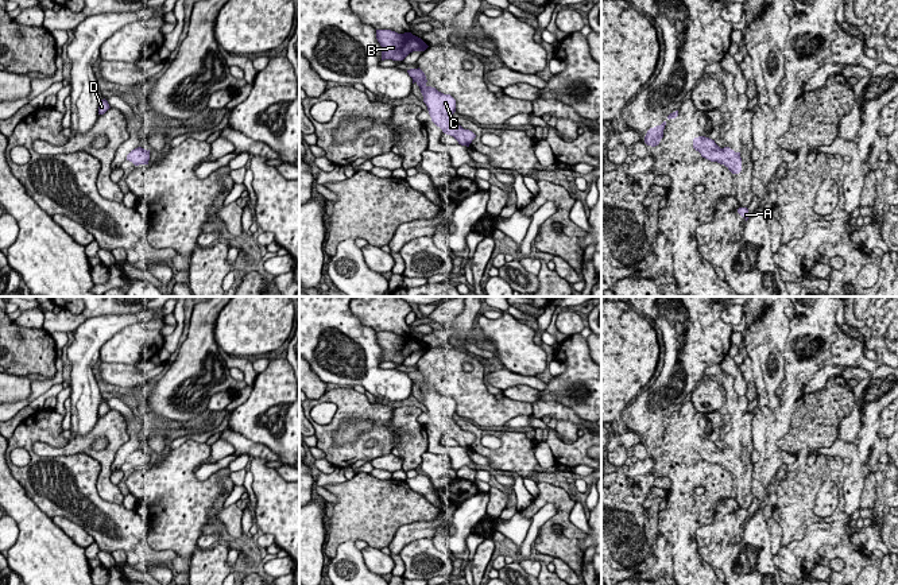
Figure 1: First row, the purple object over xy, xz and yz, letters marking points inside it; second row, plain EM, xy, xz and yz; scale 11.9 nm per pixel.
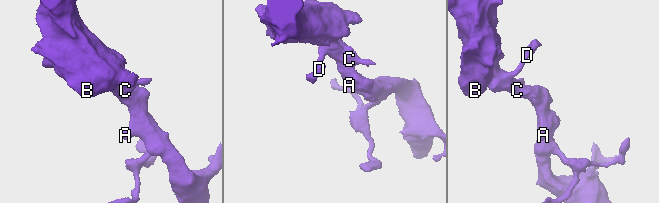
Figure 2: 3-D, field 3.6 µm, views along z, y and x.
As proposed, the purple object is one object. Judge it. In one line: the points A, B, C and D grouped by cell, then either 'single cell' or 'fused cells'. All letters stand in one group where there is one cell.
A B C D | single cell

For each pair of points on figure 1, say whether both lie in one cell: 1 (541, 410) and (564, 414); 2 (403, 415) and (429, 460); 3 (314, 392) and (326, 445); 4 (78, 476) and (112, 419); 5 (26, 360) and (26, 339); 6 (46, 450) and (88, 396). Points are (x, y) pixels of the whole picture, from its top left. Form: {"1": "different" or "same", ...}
{"1": "same", "2": "different", "3": "different", "4": "different", "5": "same", "6": "different"}

